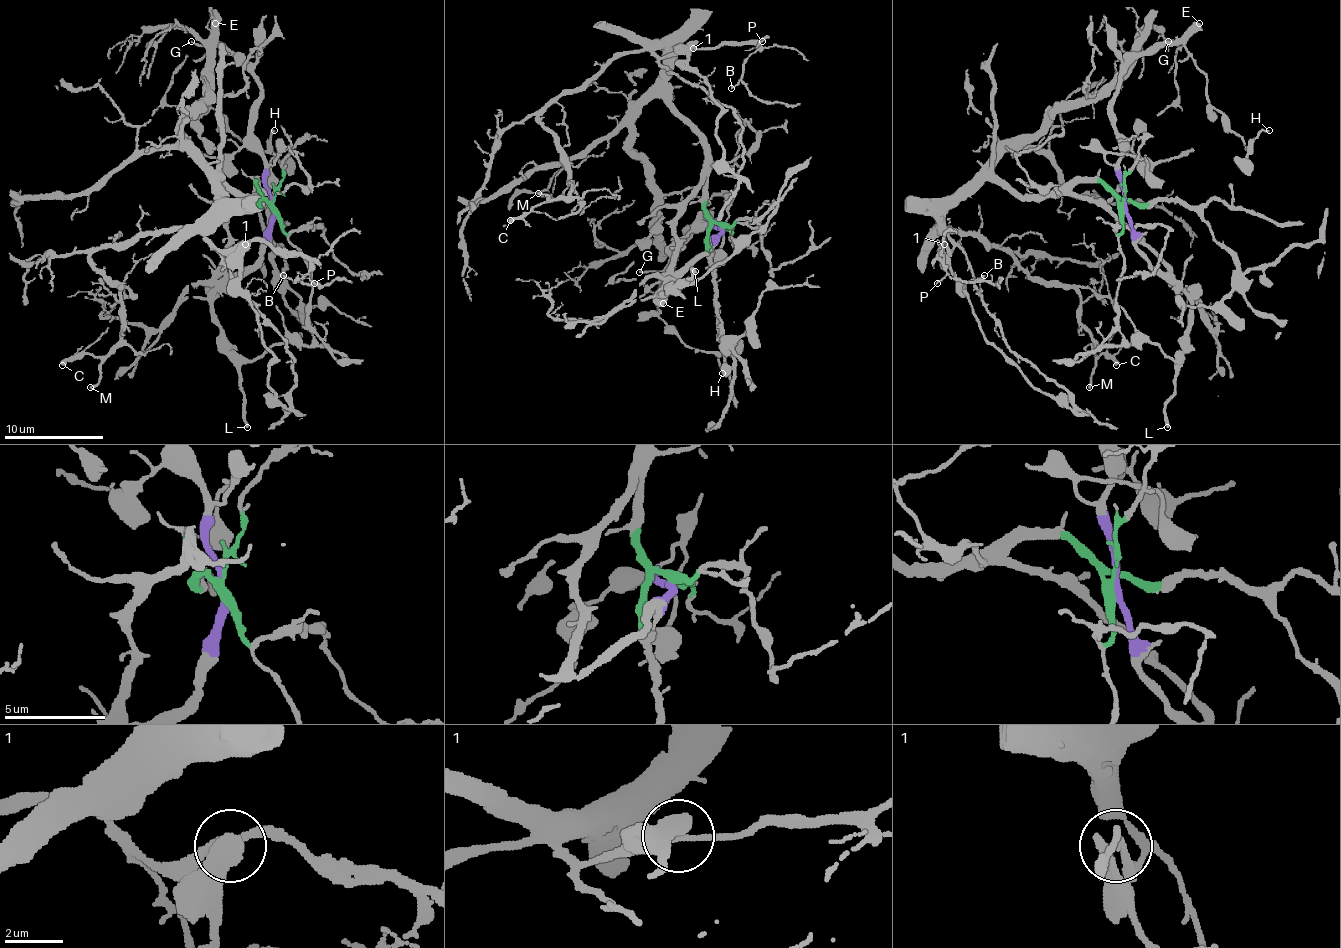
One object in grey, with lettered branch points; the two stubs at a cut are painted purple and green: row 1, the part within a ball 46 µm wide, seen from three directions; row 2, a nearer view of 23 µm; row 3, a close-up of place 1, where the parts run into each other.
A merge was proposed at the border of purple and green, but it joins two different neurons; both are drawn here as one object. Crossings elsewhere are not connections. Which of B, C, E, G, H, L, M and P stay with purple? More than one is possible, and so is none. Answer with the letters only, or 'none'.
E, G, H, L

